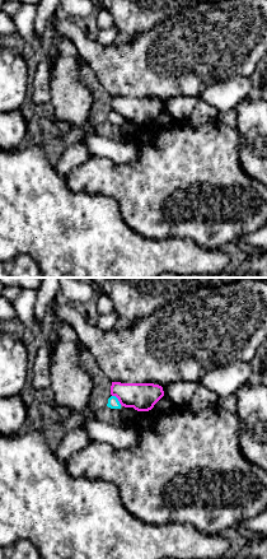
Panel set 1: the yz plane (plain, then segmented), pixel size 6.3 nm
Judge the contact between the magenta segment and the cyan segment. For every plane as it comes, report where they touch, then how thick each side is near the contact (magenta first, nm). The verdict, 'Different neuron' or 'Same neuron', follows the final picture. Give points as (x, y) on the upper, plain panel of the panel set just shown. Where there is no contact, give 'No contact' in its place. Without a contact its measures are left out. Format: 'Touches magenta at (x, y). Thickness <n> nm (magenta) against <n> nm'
Touches magenta at (117, 112). Thickness 180 nm (magenta) against 70 nm

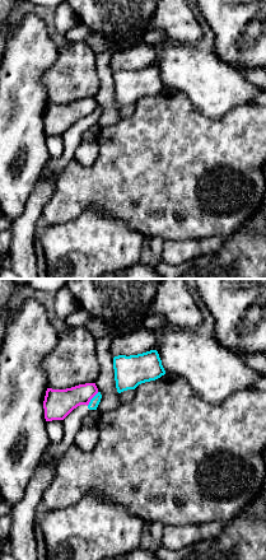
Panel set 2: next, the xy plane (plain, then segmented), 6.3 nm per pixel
Touches magenta at (92, 112). Thickness 180 nm (magenta) against 60 nm

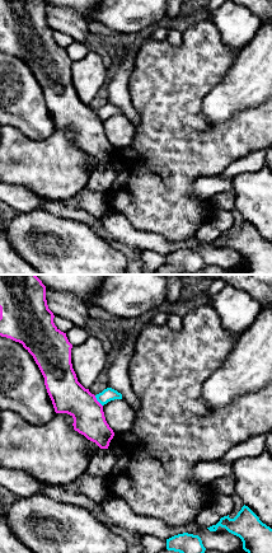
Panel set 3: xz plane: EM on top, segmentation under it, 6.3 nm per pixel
Touches magenta at (97, 116). Thickness 220 nm (magenta) against 90 nm

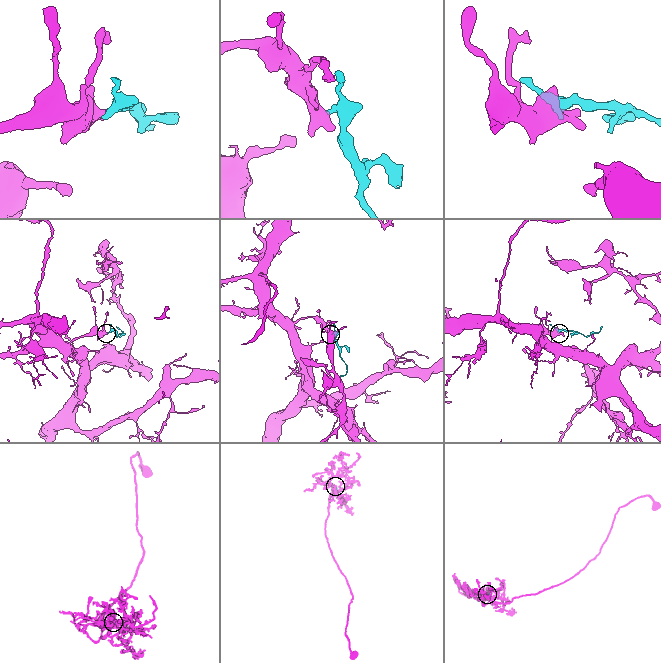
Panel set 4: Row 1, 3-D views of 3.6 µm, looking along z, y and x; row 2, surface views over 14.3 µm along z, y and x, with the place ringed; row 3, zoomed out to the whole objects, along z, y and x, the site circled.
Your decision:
Different neuron

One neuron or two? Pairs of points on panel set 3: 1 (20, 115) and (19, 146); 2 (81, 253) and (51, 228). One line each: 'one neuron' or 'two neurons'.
1: two neurons
2: one neuron

